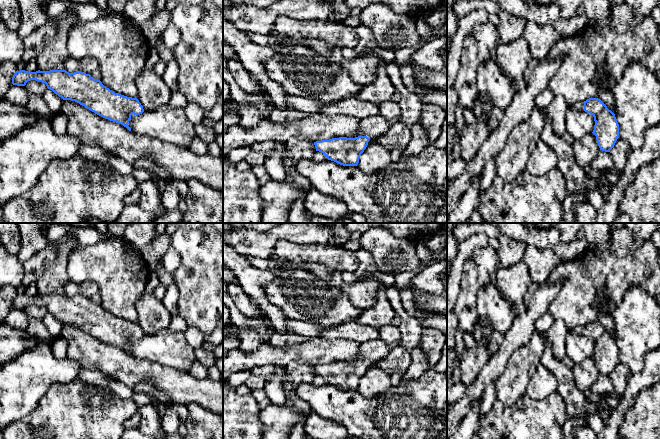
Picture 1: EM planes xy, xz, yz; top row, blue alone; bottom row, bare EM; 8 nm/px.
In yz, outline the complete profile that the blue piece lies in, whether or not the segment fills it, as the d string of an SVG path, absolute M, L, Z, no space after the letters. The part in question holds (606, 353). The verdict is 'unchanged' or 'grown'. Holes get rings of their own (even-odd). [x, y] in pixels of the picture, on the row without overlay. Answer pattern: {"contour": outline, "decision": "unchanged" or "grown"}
{"contour": "M589 322L584 326L569 329L570 333L585 335L594 341L593 358L600 374L610 376L619 361L619 348L615 338L598 322Z", "decision": "grown"}

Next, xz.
{"contour": "M381 338L360 344L358 361L339 361L314 366L316 375L323 377L328 384L343 390L357 390L361 378L370 363L385 357L400 341L385 343Z", "decision": "grown"}

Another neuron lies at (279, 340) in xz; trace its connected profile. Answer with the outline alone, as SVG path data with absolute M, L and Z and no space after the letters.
M274 332L269 341L268 344L272 345L273 347L276 348L283 348L283 347L289 347L292 345L296 345L299 343L303 343L307 341L309 338L298 335L296 333L279 333L279 332Z

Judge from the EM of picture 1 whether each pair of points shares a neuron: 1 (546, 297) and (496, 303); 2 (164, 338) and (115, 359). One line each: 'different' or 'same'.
1: different
2: different

